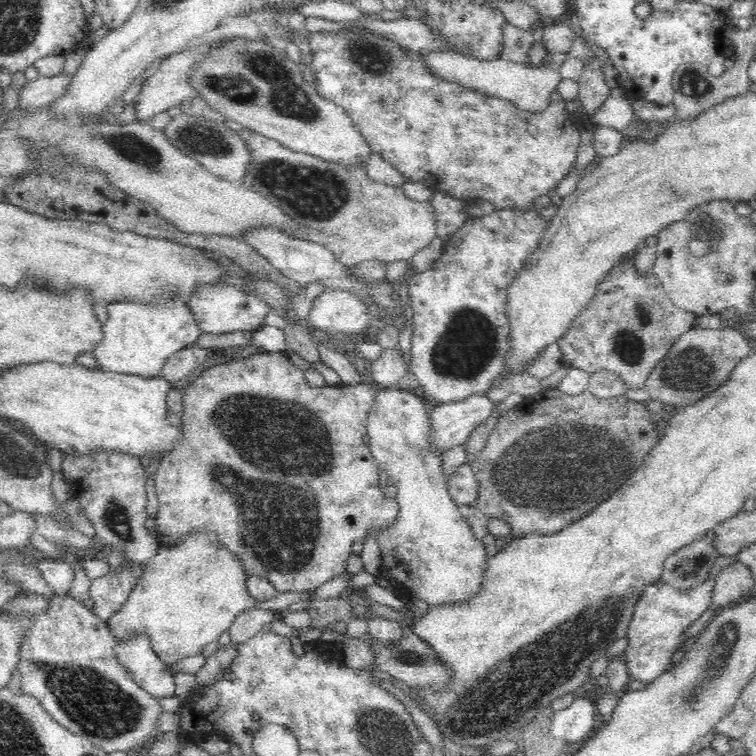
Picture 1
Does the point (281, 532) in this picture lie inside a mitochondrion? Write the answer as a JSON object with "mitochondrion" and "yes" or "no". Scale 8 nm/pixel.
{"mitochondrion":"yes"}

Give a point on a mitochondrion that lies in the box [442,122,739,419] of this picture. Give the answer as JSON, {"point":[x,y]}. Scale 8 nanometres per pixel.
{"point":[694,368]}

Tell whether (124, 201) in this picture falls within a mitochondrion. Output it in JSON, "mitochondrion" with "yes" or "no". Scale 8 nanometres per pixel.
{"mitochondrion":"no"}

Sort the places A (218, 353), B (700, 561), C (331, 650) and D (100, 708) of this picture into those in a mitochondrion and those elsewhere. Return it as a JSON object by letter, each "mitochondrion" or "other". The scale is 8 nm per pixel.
{"A":"other","B":"other","C":"other","D":"mitochondrion"}

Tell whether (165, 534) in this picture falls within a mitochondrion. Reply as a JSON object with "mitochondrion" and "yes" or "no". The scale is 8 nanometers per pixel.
{"mitochondrion":"no"}

